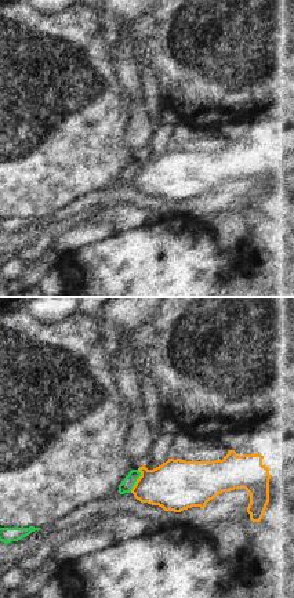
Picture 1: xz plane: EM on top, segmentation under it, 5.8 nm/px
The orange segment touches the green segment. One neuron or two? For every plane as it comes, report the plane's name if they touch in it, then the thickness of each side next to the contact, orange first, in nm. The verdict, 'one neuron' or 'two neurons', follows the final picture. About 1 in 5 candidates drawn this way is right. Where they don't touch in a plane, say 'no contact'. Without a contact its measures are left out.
contact in xz; calibres 300 and 70 nm

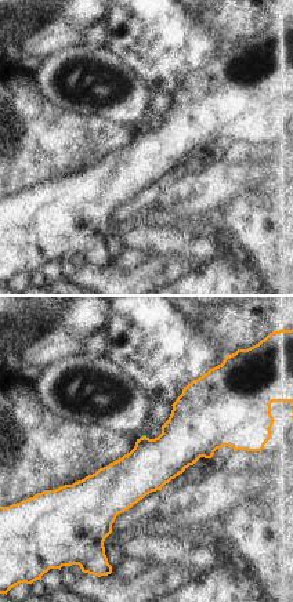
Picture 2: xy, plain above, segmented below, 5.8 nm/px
contact in xy; calibres 300 and 20 nm

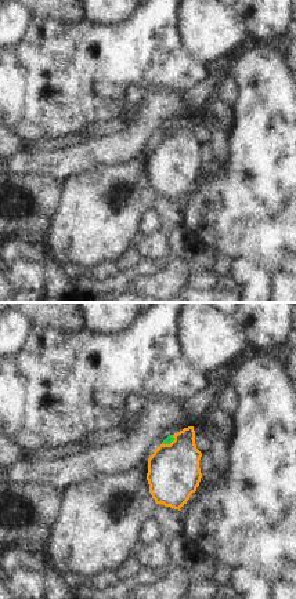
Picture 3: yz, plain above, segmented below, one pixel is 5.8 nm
contact in yz; calibres 300 and 50 nm

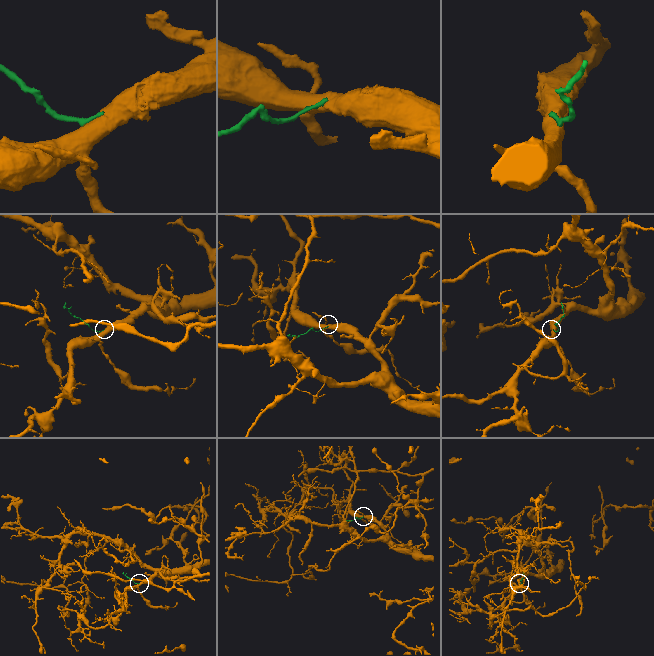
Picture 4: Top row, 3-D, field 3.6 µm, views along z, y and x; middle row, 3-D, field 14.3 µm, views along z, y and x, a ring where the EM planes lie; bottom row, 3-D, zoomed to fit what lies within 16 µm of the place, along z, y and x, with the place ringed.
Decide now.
two neurons

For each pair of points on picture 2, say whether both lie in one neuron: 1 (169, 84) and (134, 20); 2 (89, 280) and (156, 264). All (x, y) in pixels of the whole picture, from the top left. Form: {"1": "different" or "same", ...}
{"1": "same", "2": "same"}

